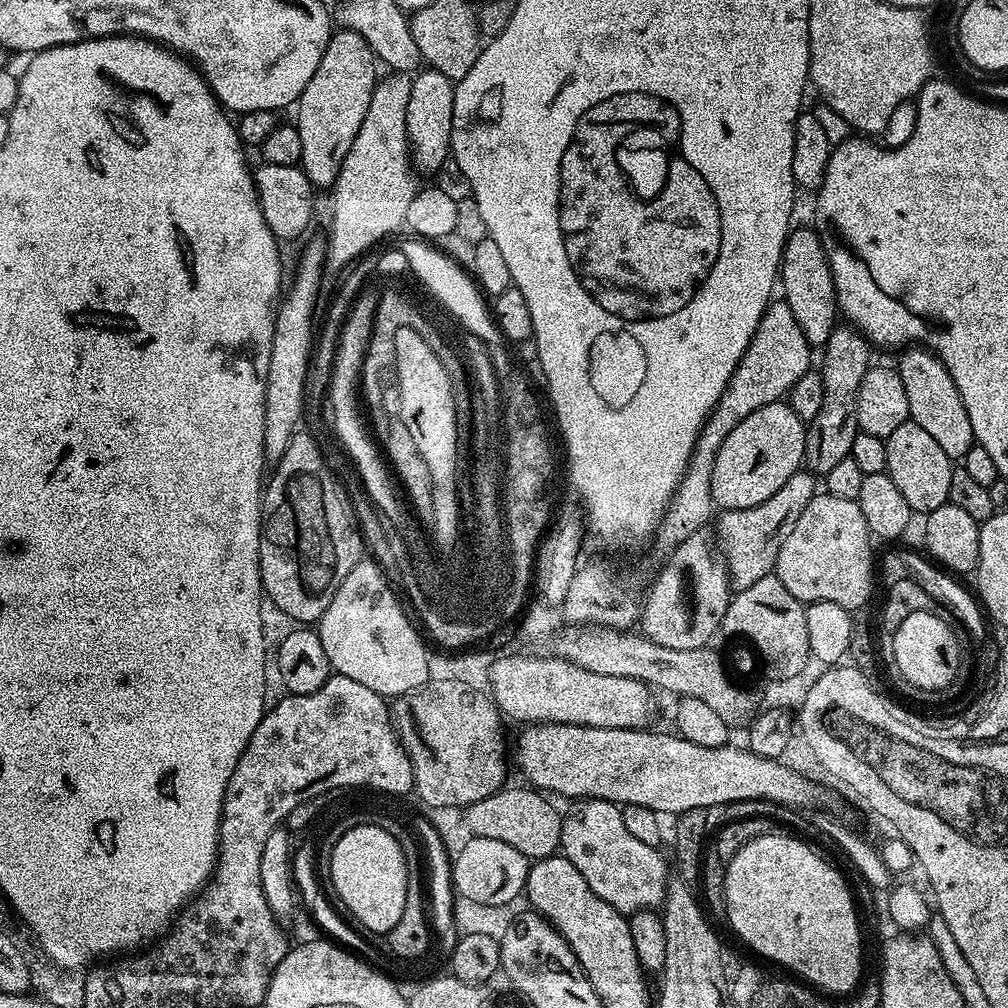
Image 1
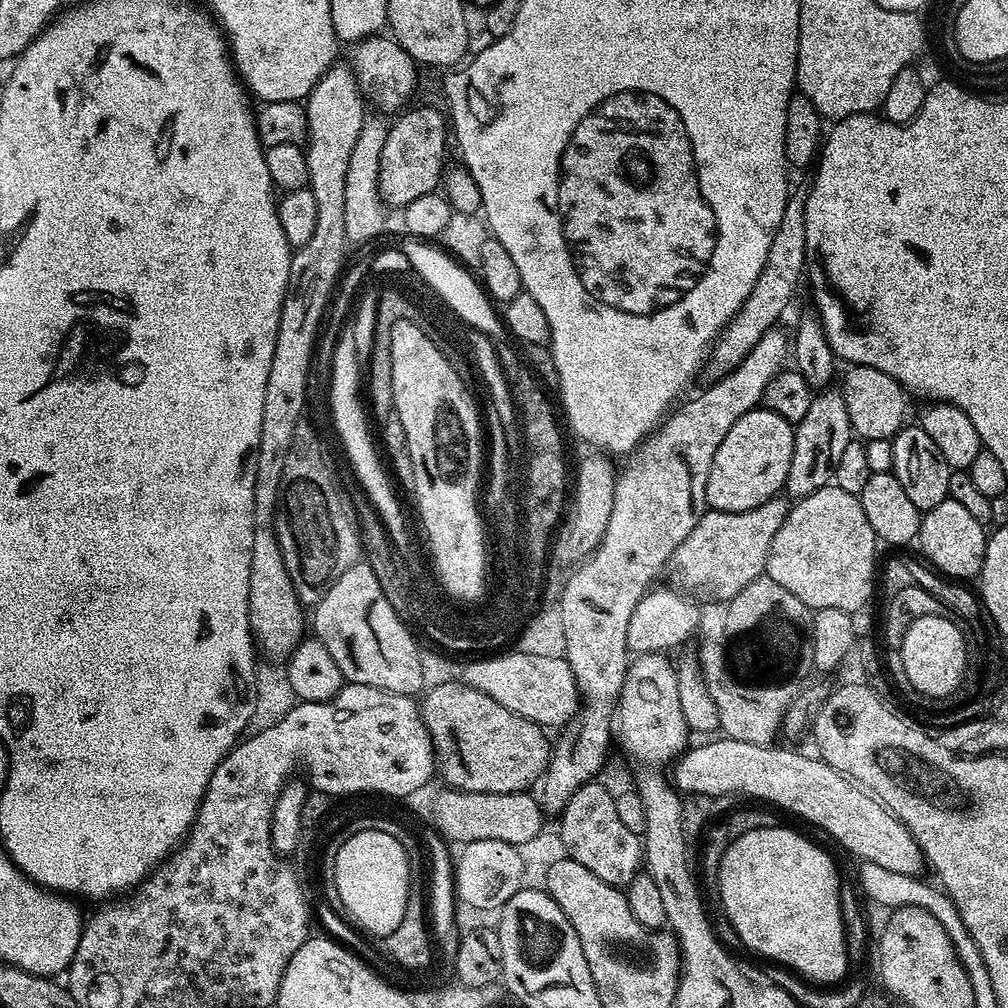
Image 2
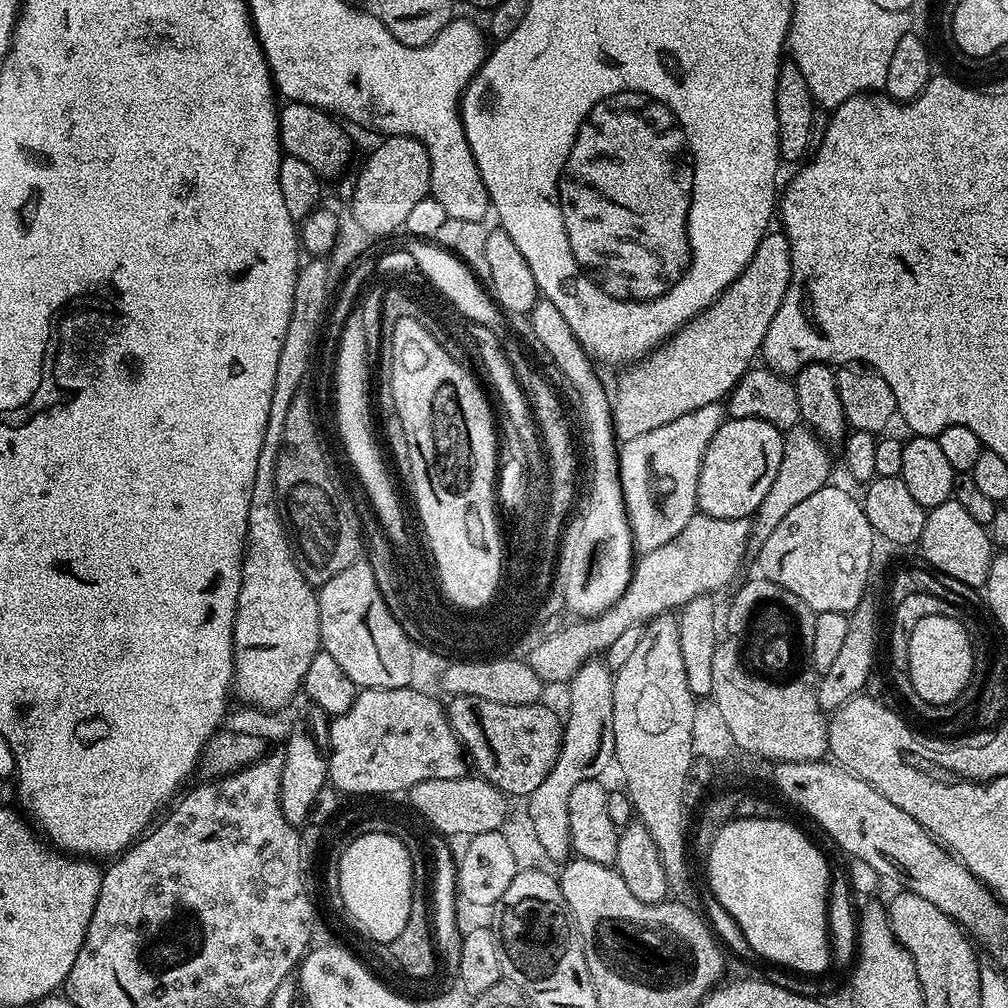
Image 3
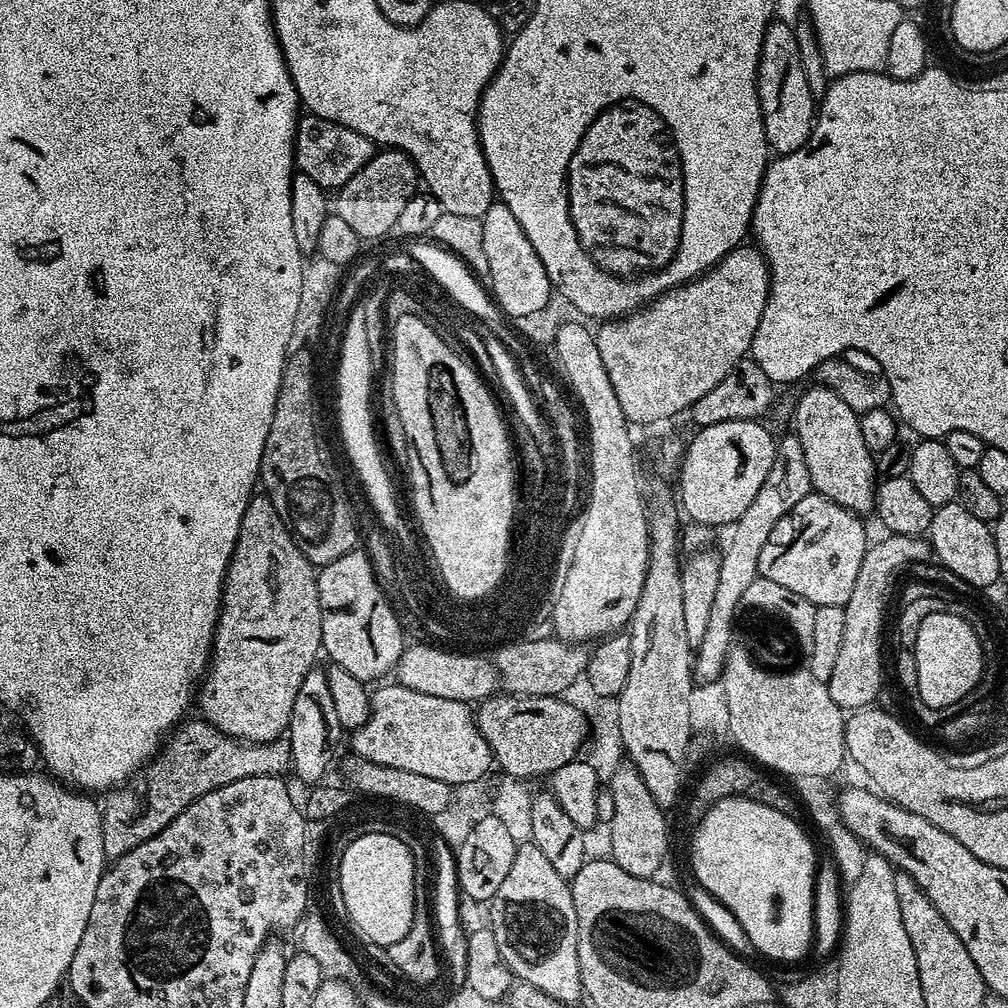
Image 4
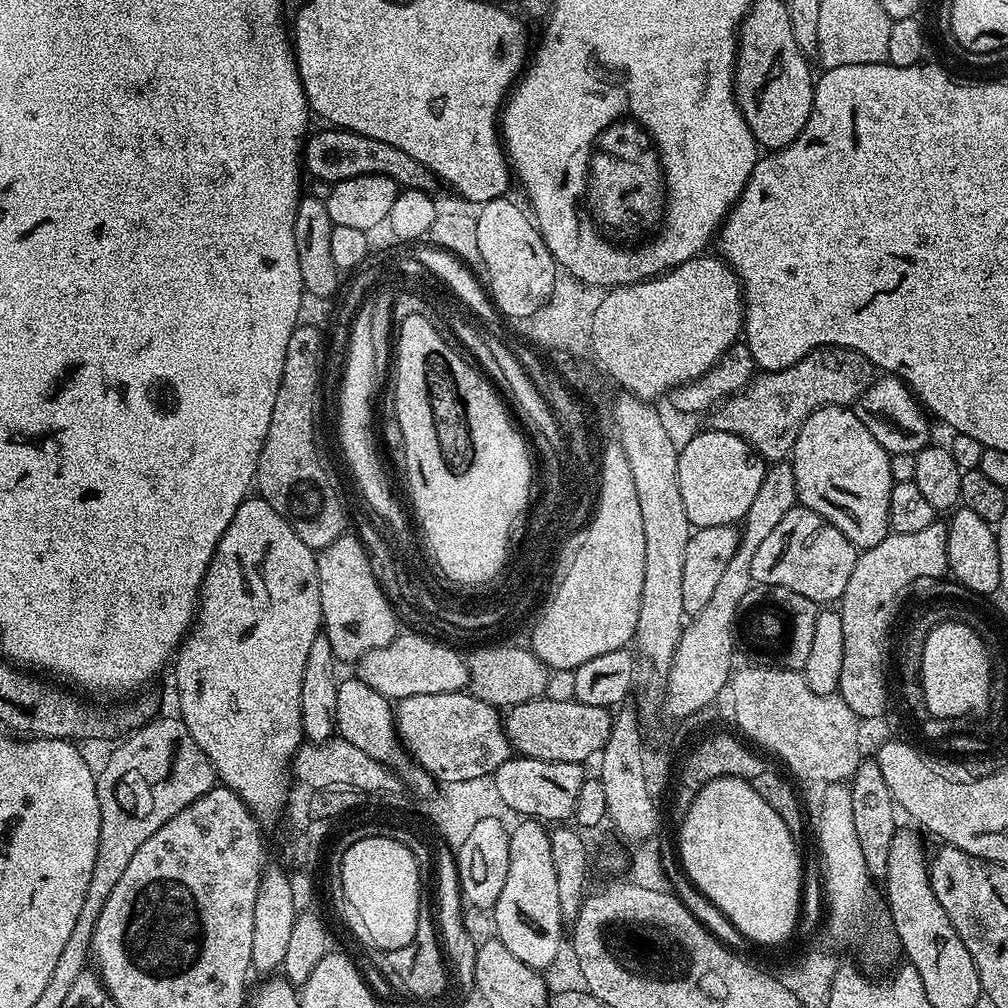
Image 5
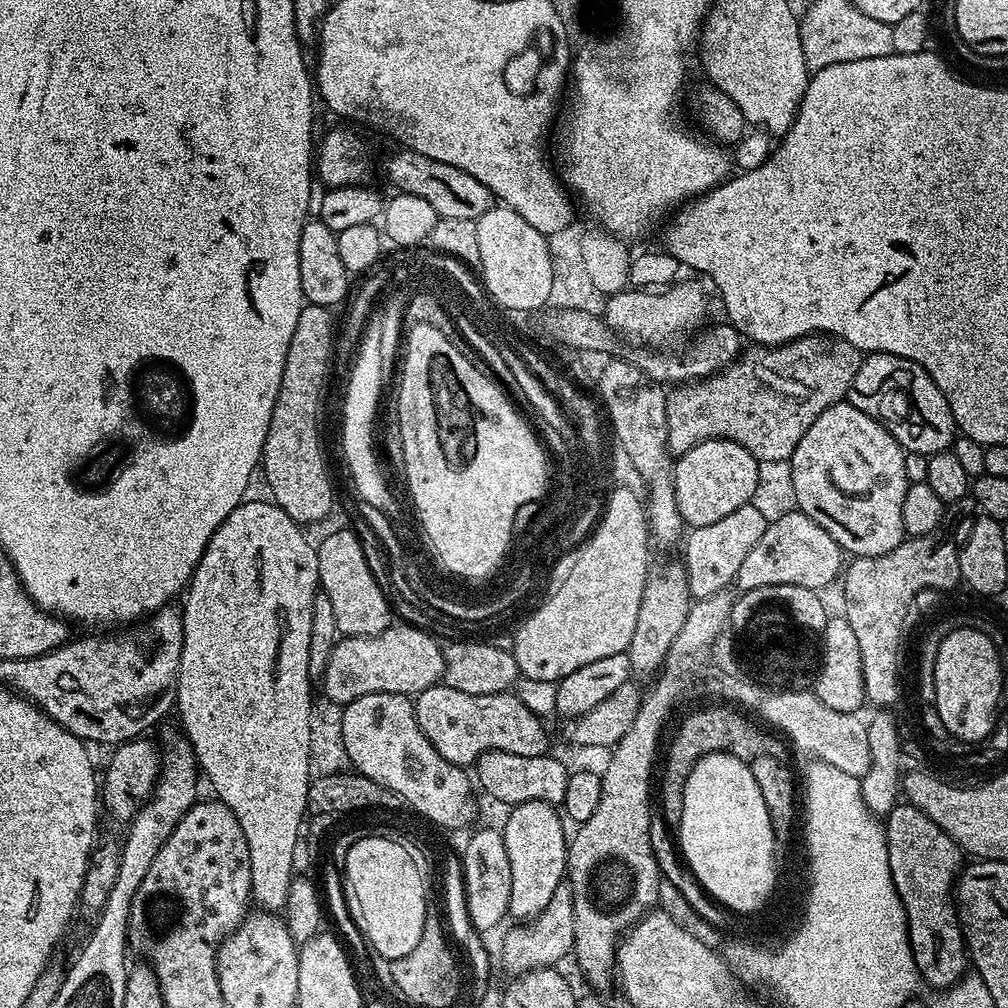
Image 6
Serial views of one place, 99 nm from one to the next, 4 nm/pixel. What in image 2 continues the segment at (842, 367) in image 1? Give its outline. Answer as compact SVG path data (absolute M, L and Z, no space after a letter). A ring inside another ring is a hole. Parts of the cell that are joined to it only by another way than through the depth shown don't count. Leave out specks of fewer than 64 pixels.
M829 386L813 395L806 418L794 425L794 458L790 458L790 474L784 483L786 492L789 492L787 495L792 498L809 496L814 494L814 490L822 490L833 483L838 461L842 459L842 450L846 450L853 438L843 391L839 387Z

